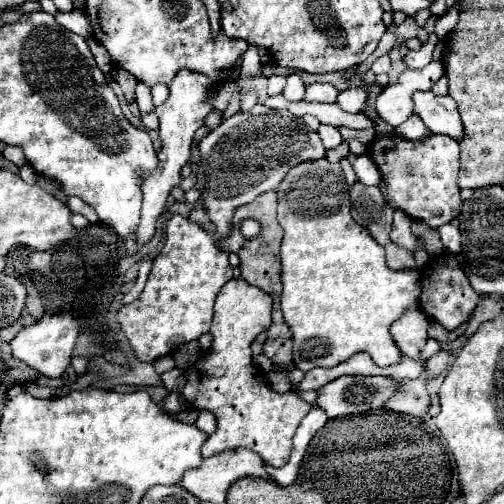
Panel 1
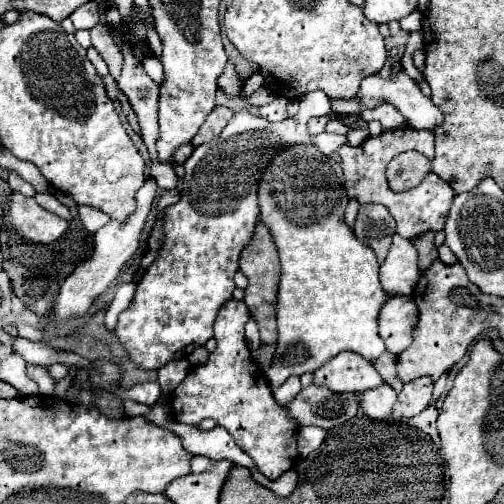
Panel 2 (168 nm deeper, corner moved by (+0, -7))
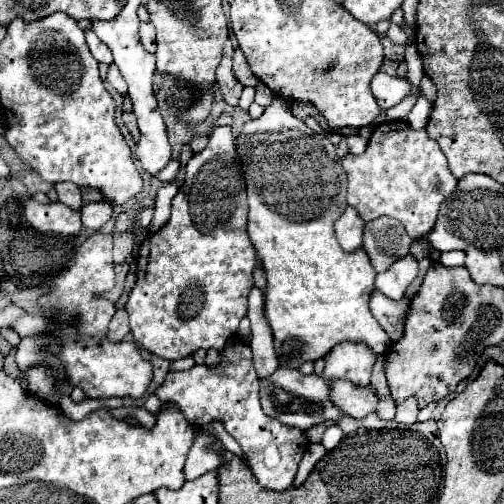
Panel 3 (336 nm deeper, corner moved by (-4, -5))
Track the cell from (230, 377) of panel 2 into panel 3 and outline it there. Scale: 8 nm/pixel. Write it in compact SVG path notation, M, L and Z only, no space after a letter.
M231 337L223 349L223 357L217 367L207 369L205 365L195 365L189 371L171 371L165 377L163 385L155 391L155 395L163 403L177 403L185 419L193 427L205 427L211 425L211 421L221 421L225 431L241 445L249 469L253 471L259 485L273 491L285 491L293 487L293 479L309 447L309 439L305 431L297 427L287 427L281 421L263 413L259 405L259 377L253 369L251 349L247 343Z

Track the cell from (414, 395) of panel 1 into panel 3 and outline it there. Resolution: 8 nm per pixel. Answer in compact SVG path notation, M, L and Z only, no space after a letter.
M327 379L327 385L333 405L337 405L341 413L349 417L363 419L377 407L377 397L371 387L359 387L345 379Z

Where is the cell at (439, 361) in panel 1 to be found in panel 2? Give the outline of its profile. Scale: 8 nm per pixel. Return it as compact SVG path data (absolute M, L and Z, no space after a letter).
M423 375L421 379L413 379L409 381L403 391L399 393L399 399L393 407L393 415L395 417L413 417L417 413L421 413L429 401L431 401L431 395L433 395L433 379L429 379L429 375Z

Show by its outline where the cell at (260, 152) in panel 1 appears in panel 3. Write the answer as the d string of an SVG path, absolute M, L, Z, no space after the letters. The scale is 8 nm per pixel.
M215 127L211 137L209 137L207 147L201 153L197 153L197 155L193 155L189 159L185 171L187 171L187 177L183 181L183 187L179 189L179 193L173 199L171 219L157 233L151 233L139 247L139 253L137 253L137 283L135 283L133 291L129 293L129 299L127 299L127 305L125 305L125 311L129 313L129 323L131 323L131 333L133 333L135 343L139 343L143 349L155 353L157 357L163 357L163 359L169 359L169 361L189 357L199 349L205 349L205 351L207 349L217 349L217 351L221 351L225 347L225 341L231 335L235 335L239 321L247 315L247 295L253 289L253 269L257 267L257 255L255 255L253 243L251 243L251 239L247 235L245 177L243 177L241 163L239 163L237 153L235 153L235 137L231 133L231 127Z

